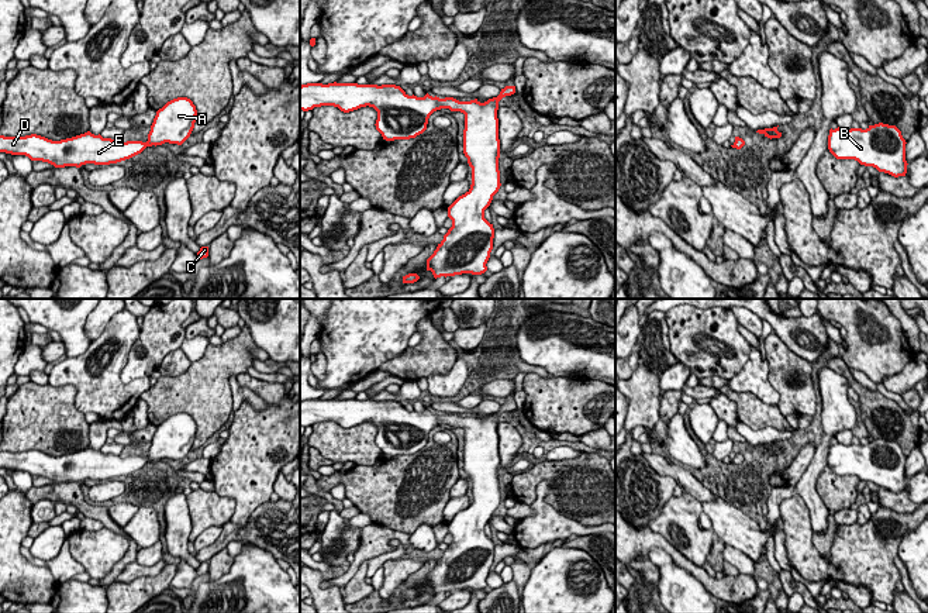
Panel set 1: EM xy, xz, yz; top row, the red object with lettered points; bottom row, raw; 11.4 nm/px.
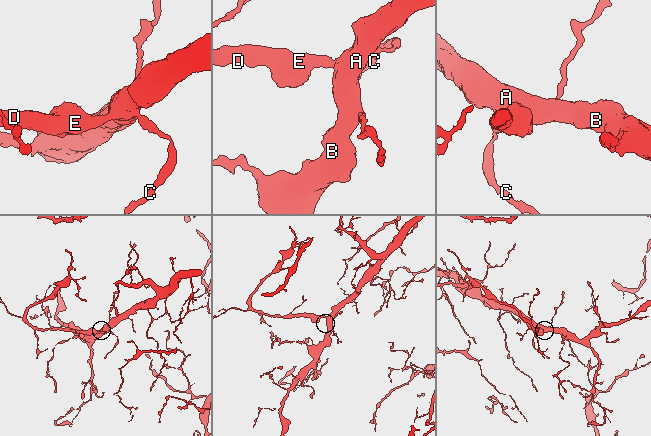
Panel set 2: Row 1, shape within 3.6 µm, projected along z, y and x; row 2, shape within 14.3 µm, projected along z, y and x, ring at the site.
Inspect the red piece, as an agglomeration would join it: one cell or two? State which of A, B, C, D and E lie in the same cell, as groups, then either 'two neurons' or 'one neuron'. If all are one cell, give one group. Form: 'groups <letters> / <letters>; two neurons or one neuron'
groups A B C D E; one neuron

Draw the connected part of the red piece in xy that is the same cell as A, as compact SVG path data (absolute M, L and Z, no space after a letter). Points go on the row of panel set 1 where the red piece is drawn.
M177 97L156 111L146 142L121 142L103 138L100 134L94 135L90 131L61 141L52 141L37 134L25 137L0 135L0 152L25 155L31 161L48 162L55 168L80 168L86 163L110 165L130 159L146 147L165 142L182 145L194 128L196 116L197 110L193 101L187 97Z

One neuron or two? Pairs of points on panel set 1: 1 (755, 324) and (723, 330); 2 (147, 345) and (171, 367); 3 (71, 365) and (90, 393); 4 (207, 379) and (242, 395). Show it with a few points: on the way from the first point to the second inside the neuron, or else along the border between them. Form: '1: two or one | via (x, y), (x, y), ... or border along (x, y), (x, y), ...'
1: two | border along (732, 313), (740, 323)
2: two | border along (179, 347), (172, 350), (158, 368)
3: one | via (78, 372), (90, 386)
4: two | border along (233, 374), (230, 391), (234, 409)

